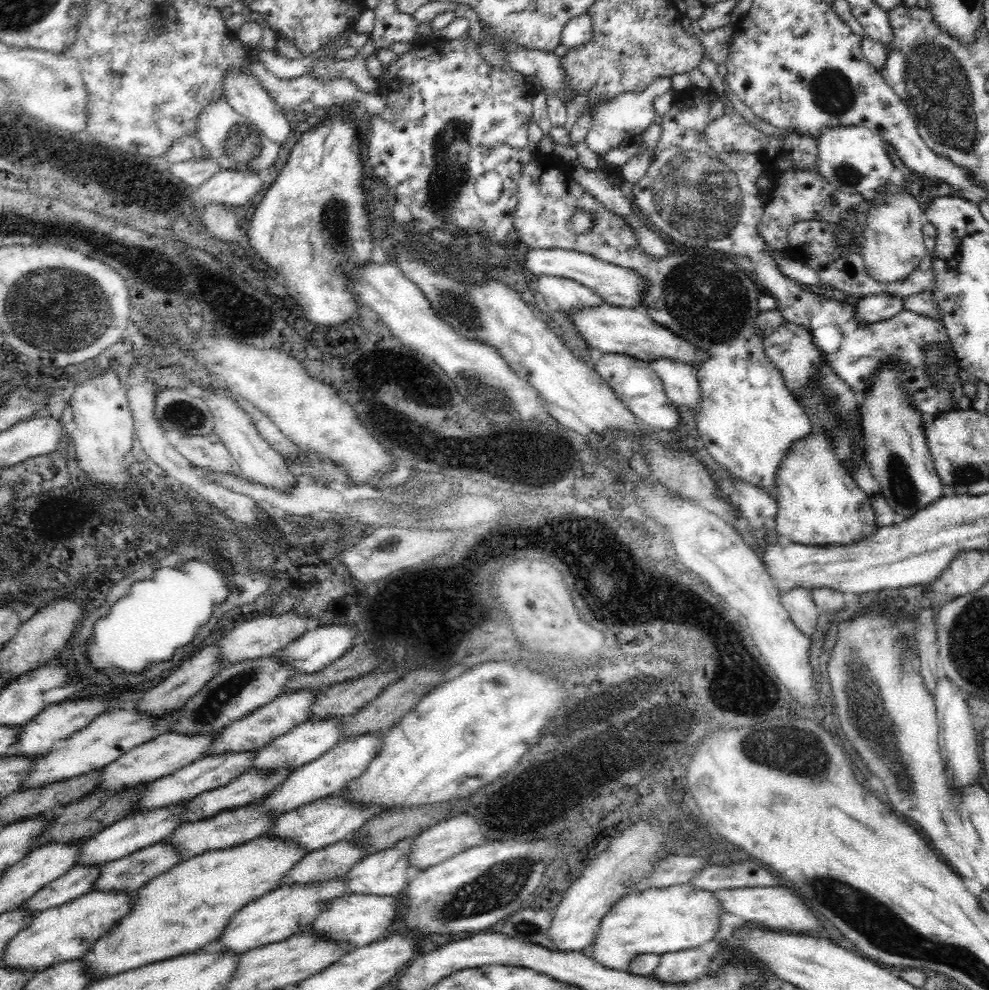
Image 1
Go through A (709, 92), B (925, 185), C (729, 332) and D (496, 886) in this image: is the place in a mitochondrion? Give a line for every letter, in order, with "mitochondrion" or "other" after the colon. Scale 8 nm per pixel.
A: other
B: other
C: mitochondrion
D: mitochondrion

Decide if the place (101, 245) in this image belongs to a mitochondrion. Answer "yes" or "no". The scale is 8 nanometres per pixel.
no

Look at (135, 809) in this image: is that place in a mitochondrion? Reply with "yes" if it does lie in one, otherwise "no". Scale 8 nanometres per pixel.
no

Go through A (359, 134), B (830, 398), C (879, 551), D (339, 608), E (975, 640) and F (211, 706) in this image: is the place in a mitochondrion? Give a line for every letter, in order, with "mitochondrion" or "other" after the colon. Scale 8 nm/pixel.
A: other
B: mitochondrion
C: other
D: other
E: mitochondrion
F: mitochondrion

